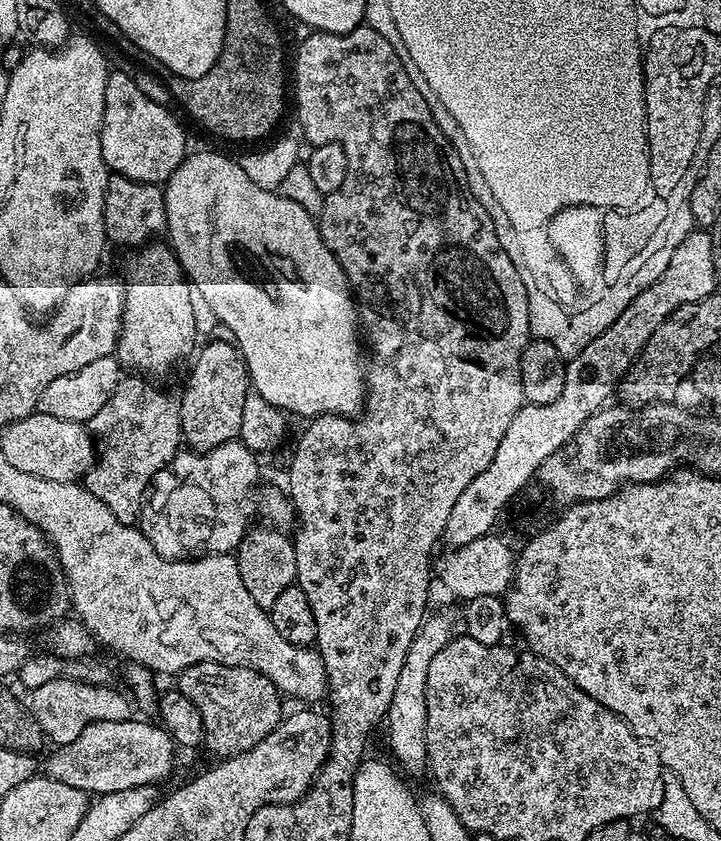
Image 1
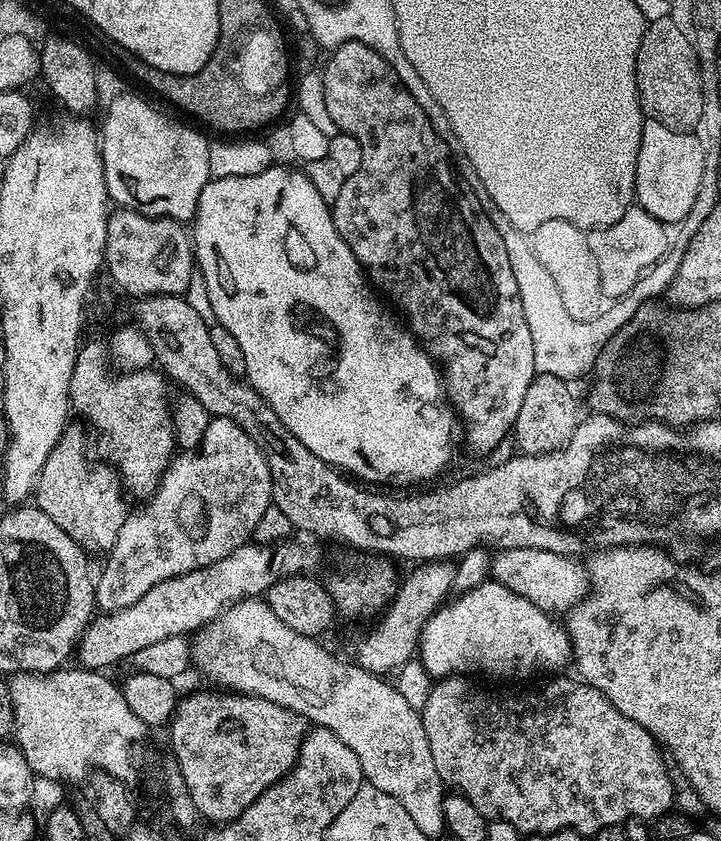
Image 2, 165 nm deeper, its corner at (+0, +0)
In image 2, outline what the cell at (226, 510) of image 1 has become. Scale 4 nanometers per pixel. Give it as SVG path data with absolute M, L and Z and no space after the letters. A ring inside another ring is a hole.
M221 416L211 417L207 424L206 432L204 432L203 439L201 440L200 447L197 448L196 451L182 452L176 457L173 457L172 463L168 465L155 492L153 492L144 503L141 503L144 505L140 508L131 509L126 519L123 520L122 527L118 530L118 537L115 538L114 546L109 549L108 555L105 557L105 559L107 559L106 564L100 576L98 574L94 584L97 609L107 614L128 608L130 605L133 605L134 602L138 602L138 599L140 599L143 594L153 589L159 582L168 581L172 577L178 577L192 570L213 565L214 562L221 561L222 558L228 557L234 550L249 543L249 540L256 531L259 519L262 518L266 510L273 505L272 490L273 482L270 478L270 470L266 464L265 456L258 448L257 443L254 442L236 422L231 422L228 418L222 418Z

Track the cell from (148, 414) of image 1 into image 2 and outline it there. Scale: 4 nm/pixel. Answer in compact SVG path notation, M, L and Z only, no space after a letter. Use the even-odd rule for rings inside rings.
M80 422L69 423L64 429L54 450L50 450L50 458L46 458L46 466L42 466L40 476L36 479L34 504L50 514L50 518L54 518L54 522L58 522L66 534L73 536L77 544L89 549L97 548L104 554L114 546L118 530L130 508L124 505L126 496L115 468L88 457L87 435L85 425Z

